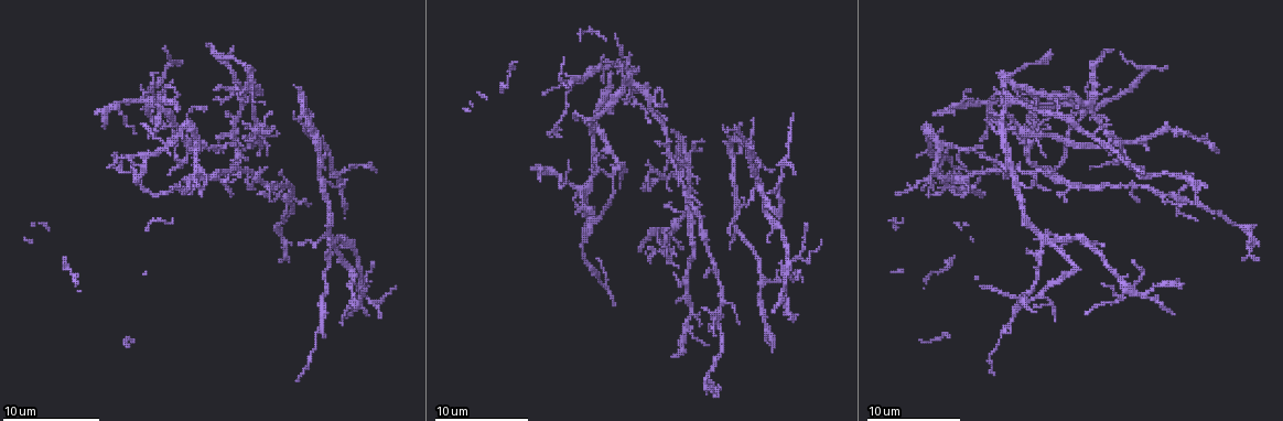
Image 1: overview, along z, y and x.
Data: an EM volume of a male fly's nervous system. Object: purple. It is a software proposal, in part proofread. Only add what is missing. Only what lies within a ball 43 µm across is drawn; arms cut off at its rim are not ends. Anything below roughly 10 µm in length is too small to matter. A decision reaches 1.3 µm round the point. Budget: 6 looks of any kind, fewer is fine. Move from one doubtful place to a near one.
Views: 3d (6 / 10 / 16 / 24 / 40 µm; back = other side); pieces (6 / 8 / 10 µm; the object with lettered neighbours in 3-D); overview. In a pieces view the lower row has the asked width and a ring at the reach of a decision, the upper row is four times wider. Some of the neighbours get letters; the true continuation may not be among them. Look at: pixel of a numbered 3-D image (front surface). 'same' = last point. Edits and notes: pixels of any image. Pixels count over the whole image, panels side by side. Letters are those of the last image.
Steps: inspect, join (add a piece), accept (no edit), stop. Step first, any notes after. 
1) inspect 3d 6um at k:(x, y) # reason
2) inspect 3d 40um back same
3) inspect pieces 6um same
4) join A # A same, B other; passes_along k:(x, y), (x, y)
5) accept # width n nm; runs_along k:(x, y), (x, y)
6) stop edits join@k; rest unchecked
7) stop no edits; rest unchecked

inspect pieces 10um at 1:(593, 210) # branch stops here

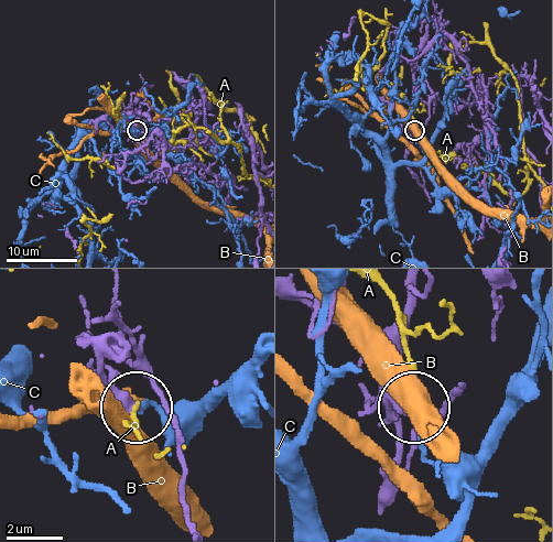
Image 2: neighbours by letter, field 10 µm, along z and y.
accept # A other, B other, C other; no lettered piece goes on from it

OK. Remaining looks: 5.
inspect pieces 6um at 1:(674, 275) # tapers out

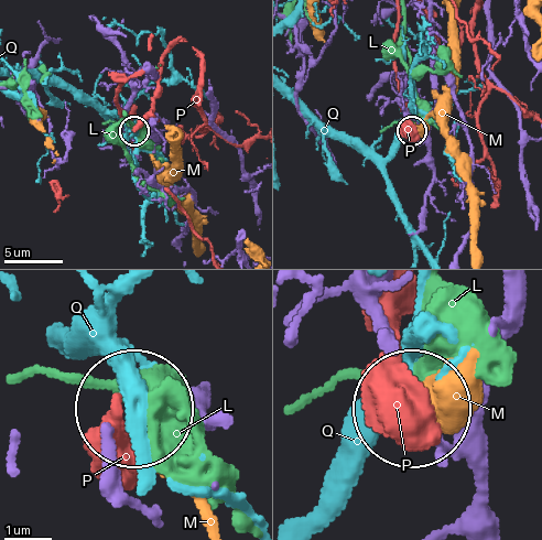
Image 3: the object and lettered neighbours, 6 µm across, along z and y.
accept # L other, M other, P other, Q other; no lettered piece goes on from it

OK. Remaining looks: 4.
inspect pieces 6um at 1:(541, 177) # thin end

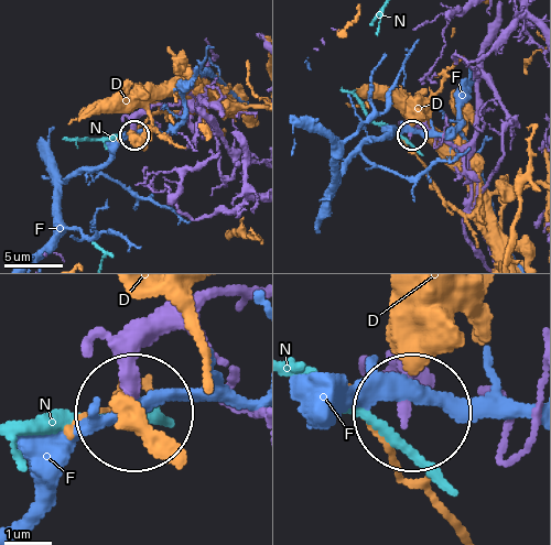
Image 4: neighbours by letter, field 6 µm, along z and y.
accept # D other, F other, N other; none of them fits

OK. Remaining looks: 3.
stop no edits; rest unchecked

